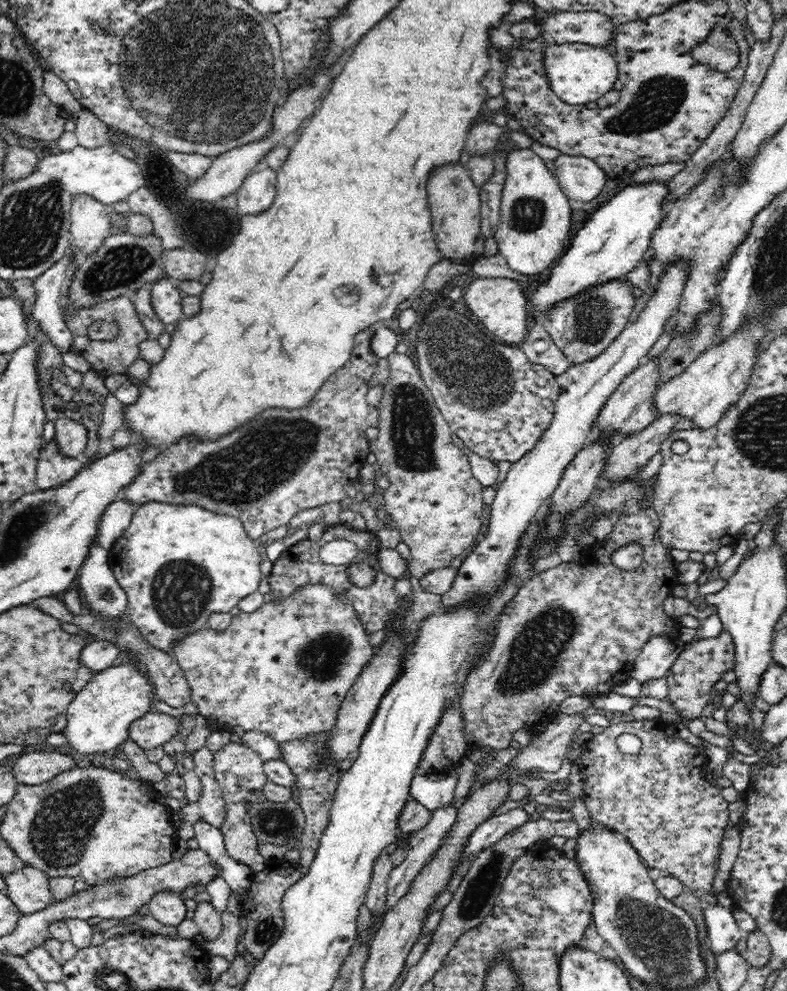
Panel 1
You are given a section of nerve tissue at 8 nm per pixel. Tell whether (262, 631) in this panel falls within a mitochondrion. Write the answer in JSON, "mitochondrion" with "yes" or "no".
{"mitochondrion":"no"}

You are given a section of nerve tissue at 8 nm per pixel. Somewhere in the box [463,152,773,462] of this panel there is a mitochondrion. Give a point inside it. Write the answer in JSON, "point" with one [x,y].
{"point":[592,320]}

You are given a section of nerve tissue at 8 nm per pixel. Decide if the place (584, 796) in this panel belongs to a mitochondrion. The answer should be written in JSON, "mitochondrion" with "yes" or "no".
{"mitochondrion":"no"}

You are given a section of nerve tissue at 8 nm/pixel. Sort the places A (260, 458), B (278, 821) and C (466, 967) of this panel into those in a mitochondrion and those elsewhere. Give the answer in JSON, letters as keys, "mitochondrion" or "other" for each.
{"A":"mitochondrion","B":"mitochondrion","C":"other"}

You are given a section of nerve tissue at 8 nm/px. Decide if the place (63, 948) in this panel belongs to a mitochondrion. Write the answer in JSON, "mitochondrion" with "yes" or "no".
{"mitochondrion":"no"}

